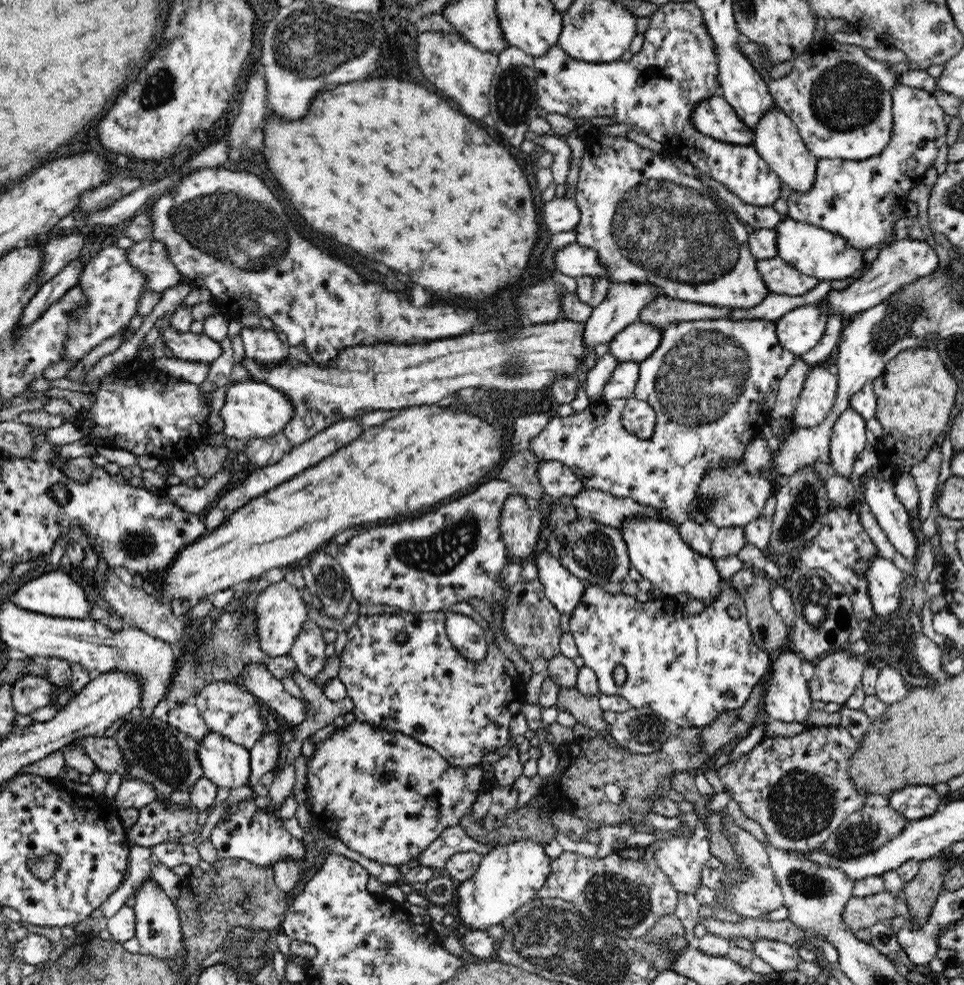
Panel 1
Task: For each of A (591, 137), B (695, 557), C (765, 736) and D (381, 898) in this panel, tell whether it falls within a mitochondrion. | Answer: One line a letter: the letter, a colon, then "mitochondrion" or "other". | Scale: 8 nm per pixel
A: other
B: other
C: other
D: other

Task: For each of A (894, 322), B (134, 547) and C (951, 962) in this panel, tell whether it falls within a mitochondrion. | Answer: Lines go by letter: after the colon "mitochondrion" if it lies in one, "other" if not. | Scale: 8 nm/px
A: mitochondrion
B: mitochondrion
C: other

